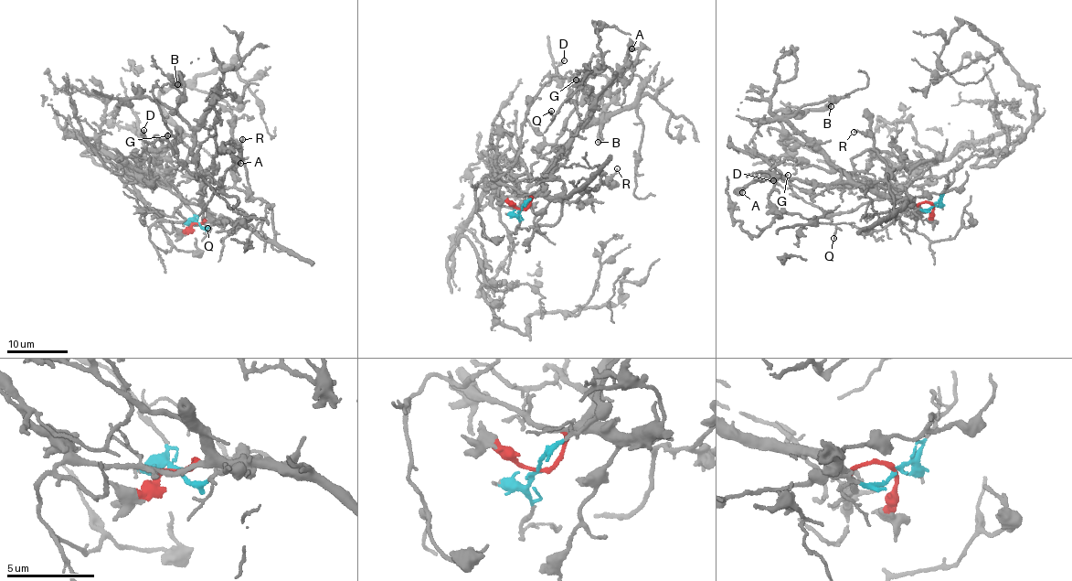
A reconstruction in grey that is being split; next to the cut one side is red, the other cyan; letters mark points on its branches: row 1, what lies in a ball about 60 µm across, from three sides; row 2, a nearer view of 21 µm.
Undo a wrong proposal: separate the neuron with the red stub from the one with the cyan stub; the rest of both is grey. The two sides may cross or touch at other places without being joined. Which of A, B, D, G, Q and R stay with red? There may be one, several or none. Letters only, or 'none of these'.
A, B, G, Q, R

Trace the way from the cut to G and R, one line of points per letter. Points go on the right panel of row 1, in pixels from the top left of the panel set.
G: (932, 204), (914, 205), (906, 200), (885, 199), (848, 182), (836, 181), (811, 197), (782, 177), (788, 174)
R: (932, 204), (922, 202), (916, 206), (904, 198), (900, 208), (895, 208), (886, 164), (871, 137), (854, 132)

